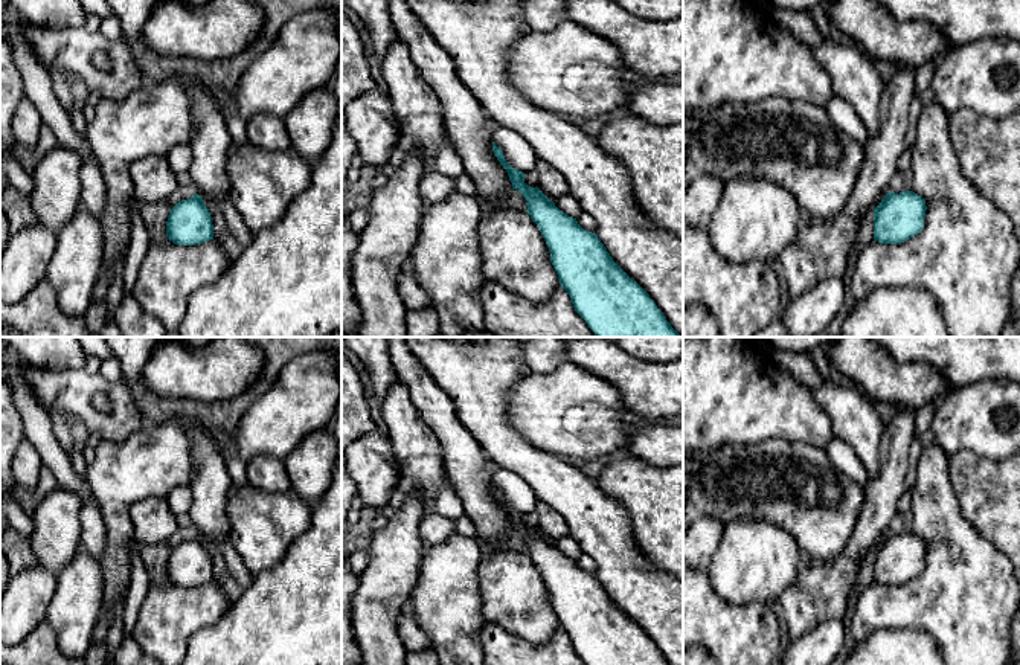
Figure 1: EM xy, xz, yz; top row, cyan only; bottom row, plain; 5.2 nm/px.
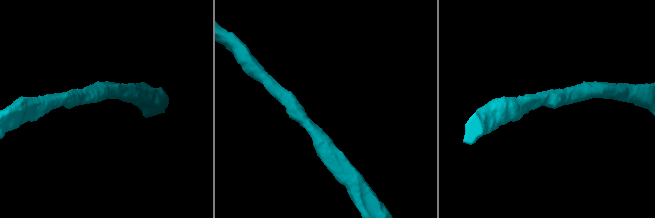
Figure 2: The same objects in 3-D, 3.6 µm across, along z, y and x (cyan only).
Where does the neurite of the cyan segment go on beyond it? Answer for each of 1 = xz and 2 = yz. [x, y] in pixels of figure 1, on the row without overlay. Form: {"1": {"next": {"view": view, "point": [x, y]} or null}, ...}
{"1": {"next": null}, "2": {"next": null}}

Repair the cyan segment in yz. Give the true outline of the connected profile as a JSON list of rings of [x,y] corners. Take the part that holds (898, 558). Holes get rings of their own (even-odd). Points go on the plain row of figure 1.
[[[887,534],[874,551],[874,583],[901,586],[924,570],[925,541],[912,534]]]

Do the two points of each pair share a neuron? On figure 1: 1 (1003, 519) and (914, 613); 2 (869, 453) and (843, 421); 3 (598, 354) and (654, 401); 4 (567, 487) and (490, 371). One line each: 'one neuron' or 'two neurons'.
1: two neurons
2: one neuron
3: one neuron
4: one neuron

